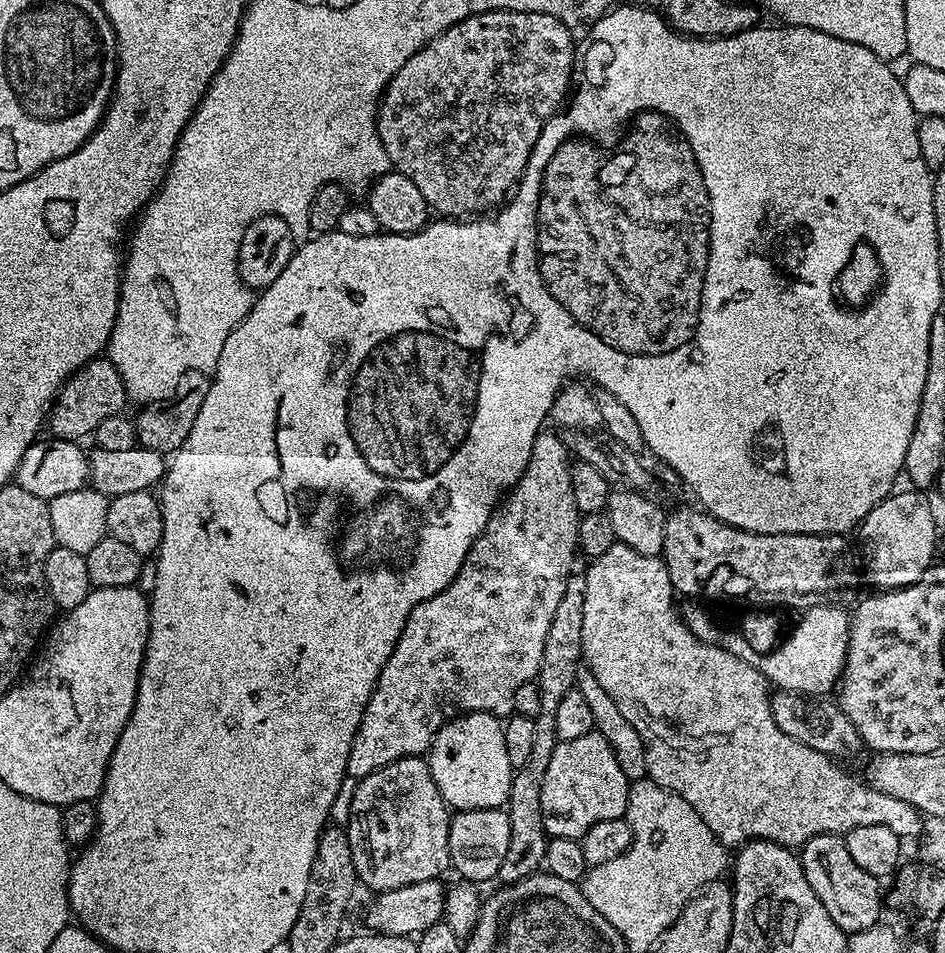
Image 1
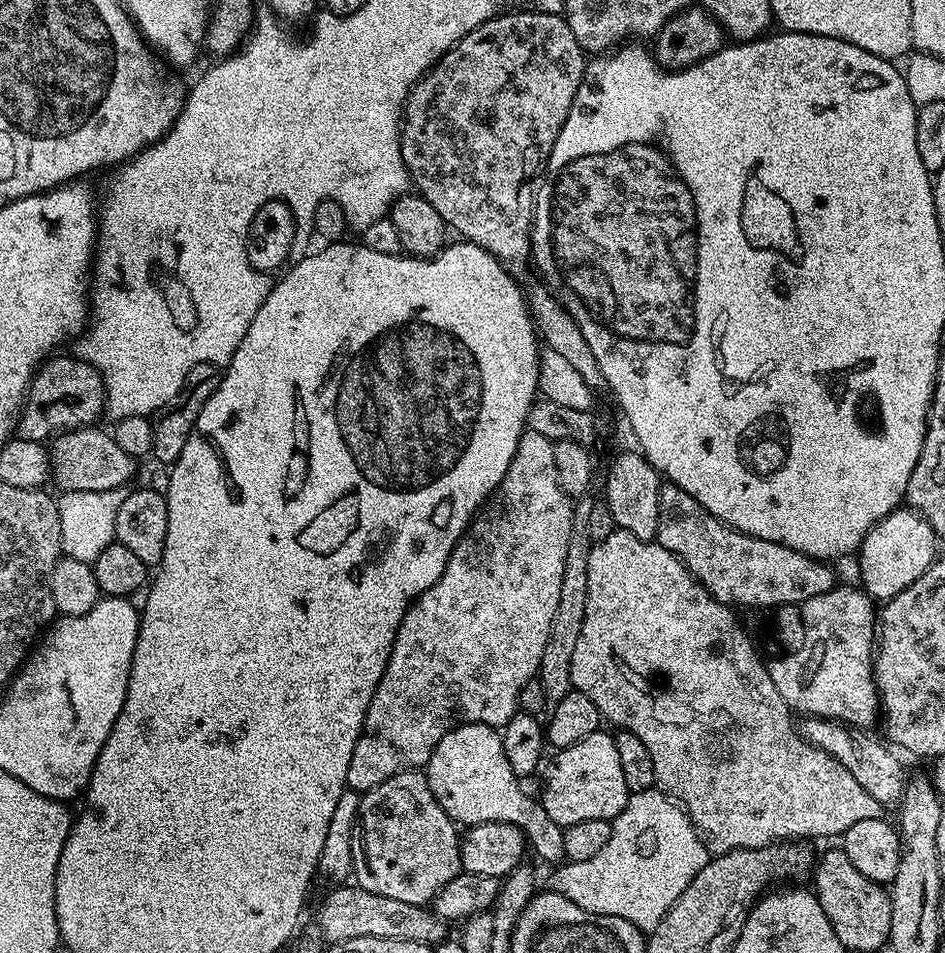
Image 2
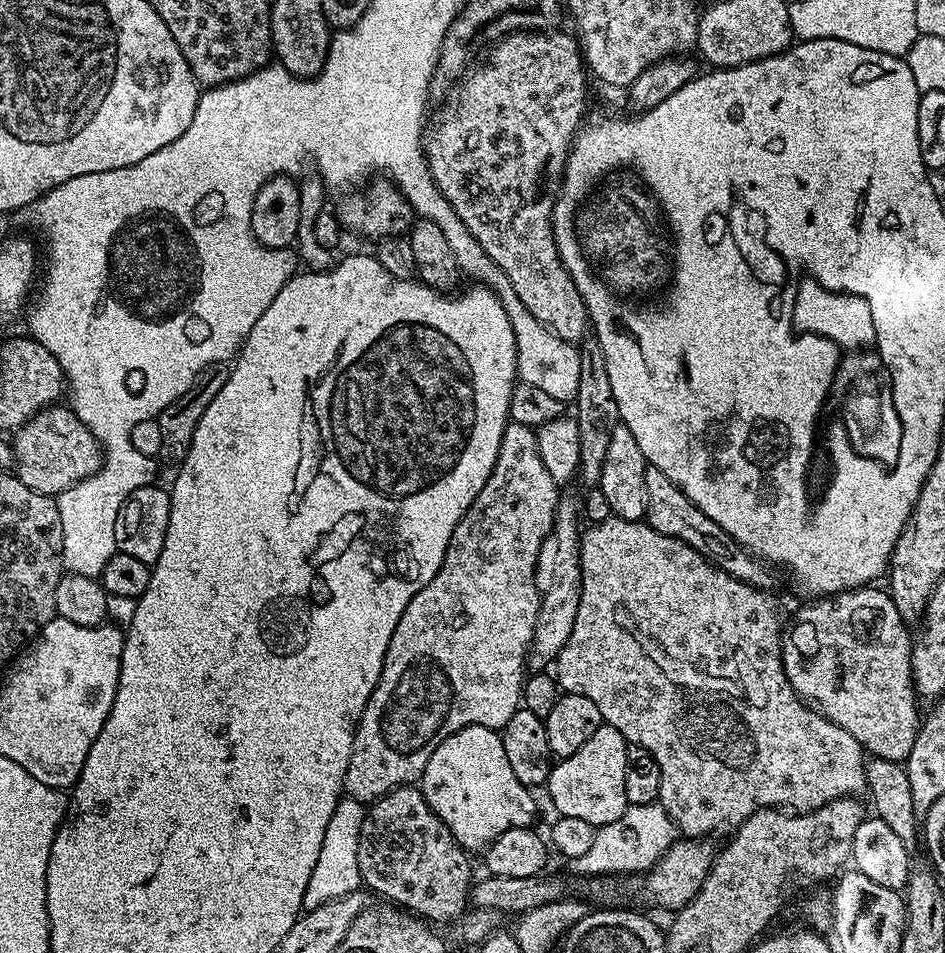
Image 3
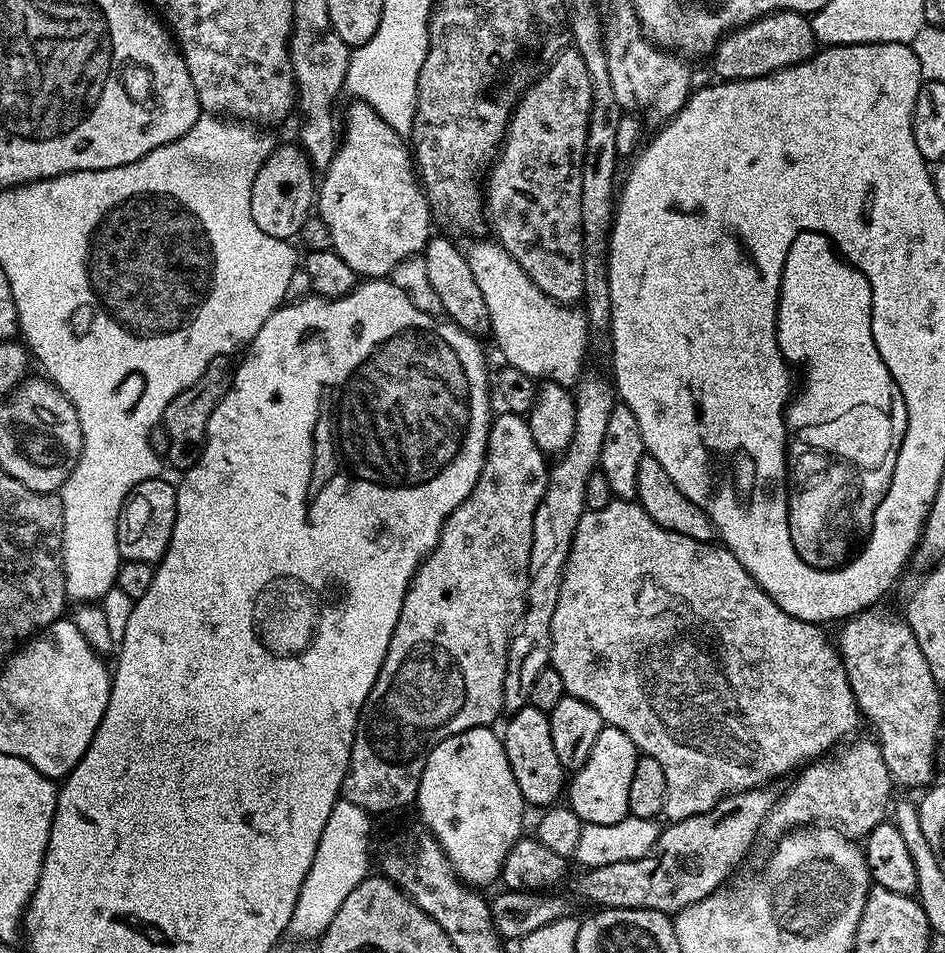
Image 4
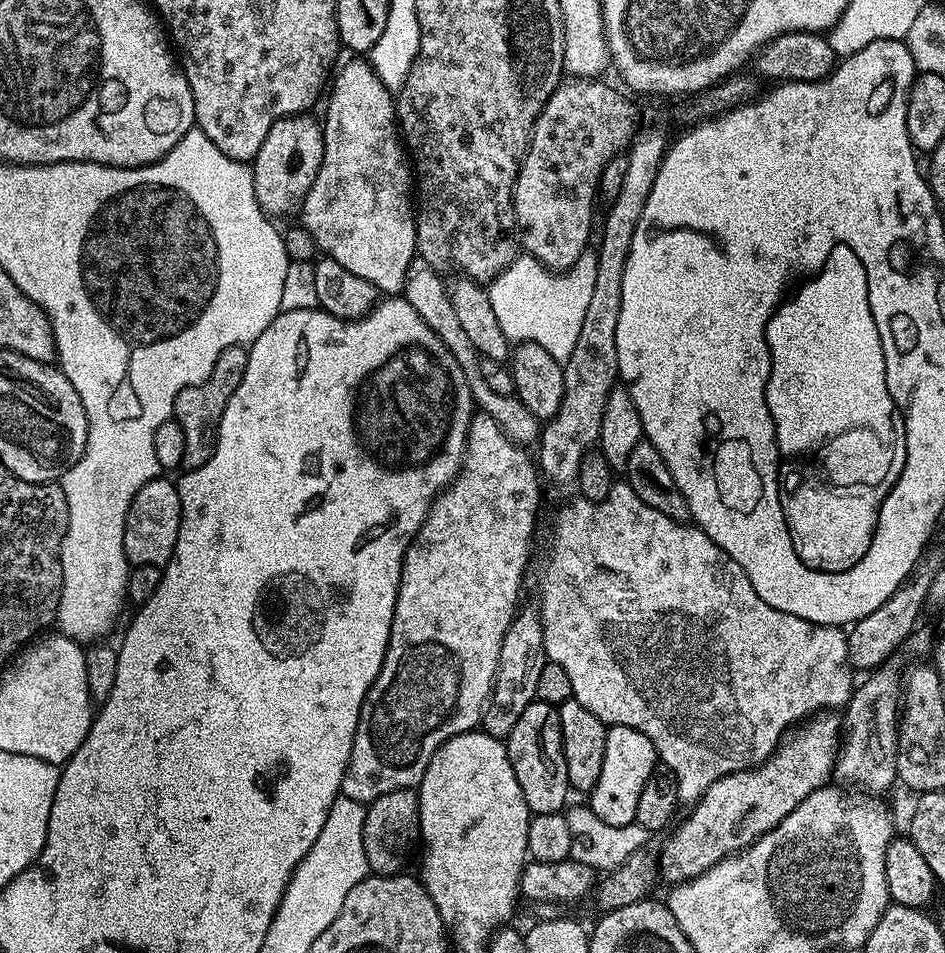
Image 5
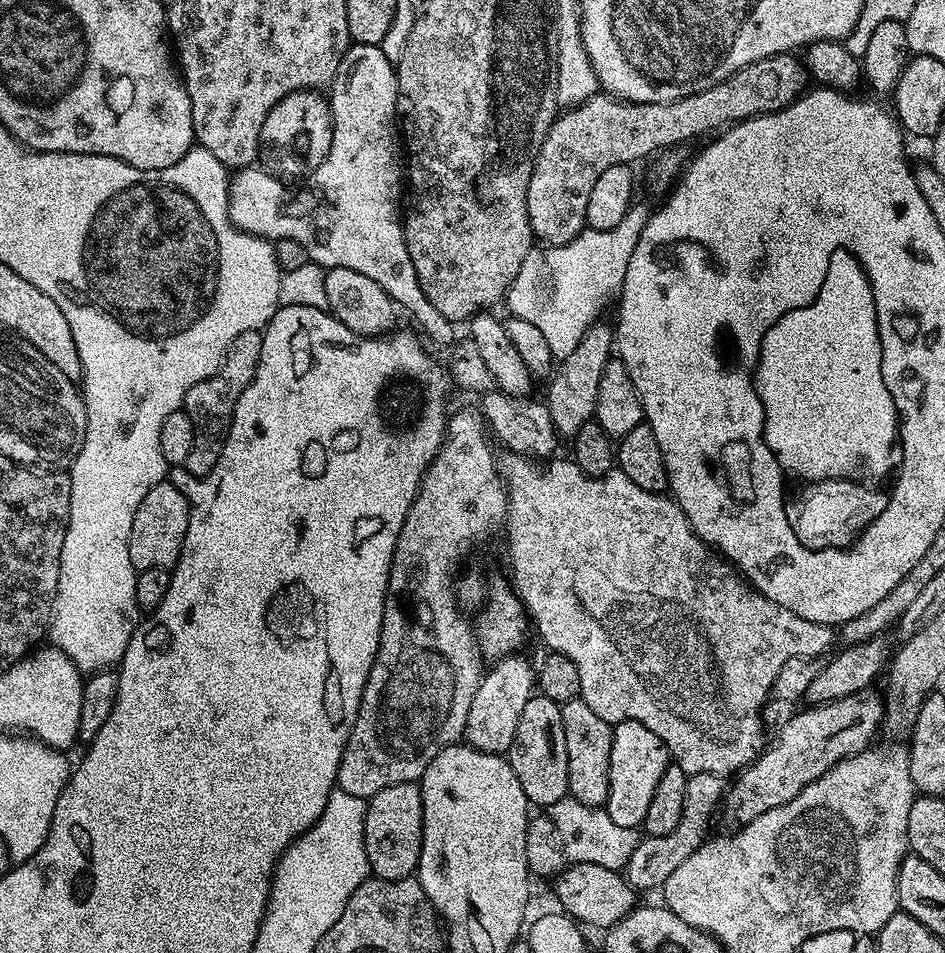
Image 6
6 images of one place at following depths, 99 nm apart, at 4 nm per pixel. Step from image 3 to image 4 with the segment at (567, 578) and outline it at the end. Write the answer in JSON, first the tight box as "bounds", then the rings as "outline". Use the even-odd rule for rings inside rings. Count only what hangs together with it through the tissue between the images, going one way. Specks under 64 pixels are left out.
{"bounds":[504,375,618,714],"outline":[[[581,375],[574,388],[576,398],[576,417],[574,418],[574,438],[570,438],[570,446],[555,457],[554,463],[548,469],[548,485],[544,491],[542,502],[534,514],[534,530],[530,546],[530,562],[528,563],[528,597],[524,603],[524,615],[518,621],[518,627],[513,631],[508,642],[508,665],[506,666],[506,682],[504,683],[504,712],[511,714],[529,707],[530,689],[542,670],[549,667],[552,658],[552,623],[554,610],[558,606],[558,590],[562,586],[564,567],[574,542],[574,534],[578,530],[578,522],[584,513],[586,502],[586,482],[590,474],[597,472],[602,454],[602,441],[606,438],[606,422],[610,422],[610,410],[618,402],[614,384],[607,375]]]}

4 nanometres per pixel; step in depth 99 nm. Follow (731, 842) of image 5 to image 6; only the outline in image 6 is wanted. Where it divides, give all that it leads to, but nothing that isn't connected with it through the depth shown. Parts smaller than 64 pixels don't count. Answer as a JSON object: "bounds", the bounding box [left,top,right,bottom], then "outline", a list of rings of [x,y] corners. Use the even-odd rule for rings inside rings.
{"bounds":[722,688,885,826],"outline":[[[872,688],[855,692],[854,695],[848,695],[846,698],[835,700],[832,703],[807,707],[806,711],[804,709],[797,711],[790,722],[779,729],[776,742],[770,748],[765,747],[756,759],[733,779],[737,780],[733,784],[731,781],[727,785],[722,801],[722,816],[724,812],[725,822],[736,824],[732,826],[743,826],[754,818],[766,814],[766,810],[774,810],[778,806],[798,798],[798,794],[802,794],[802,790],[806,790],[806,786],[810,786],[810,782],[822,778],[822,774],[829,772],[839,760],[844,760],[854,753],[863,752],[869,747],[873,743],[872,736],[880,724],[882,726],[885,714],[883,697]]]}

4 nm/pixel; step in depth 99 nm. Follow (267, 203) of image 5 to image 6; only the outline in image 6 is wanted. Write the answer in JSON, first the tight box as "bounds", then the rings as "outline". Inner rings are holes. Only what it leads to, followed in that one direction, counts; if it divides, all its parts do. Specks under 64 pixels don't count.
{"bounds":[260,90,332,178],"outline":[[[316,90],[289,92],[266,114],[260,131],[260,151],[267,171],[280,178],[307,177],[324,161],[332,141],[332,110],[329,101],[320,96]]]}

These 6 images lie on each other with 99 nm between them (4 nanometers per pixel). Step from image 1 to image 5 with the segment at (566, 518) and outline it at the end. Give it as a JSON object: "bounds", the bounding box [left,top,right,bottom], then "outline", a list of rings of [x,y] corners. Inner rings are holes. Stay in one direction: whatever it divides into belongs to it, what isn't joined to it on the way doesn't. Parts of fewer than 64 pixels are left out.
{"bounds":[342,410,542,802],"outline":[[[480,410],[473,415],[472,425],[468,431],[468,449],[464,451],[464,466],[461,468],[460,473],[454,477],[451,484],[444,489],[443,492],[437,496],[435,502],[432,503],[432,509],[428,512],[428,517],[422,522],[422,526],[418,530],[416,539],[413,540],[412,544],[406,550],[404,555],[404,561],[402,562],[402,574],[400,575],[400,589],[398,590],[398,598],[396,599],[396,605],[394,606],[394,618],[392,619],[392,625],[390,626],[390,638],[388,639],[388,649],[384,655],[384,661],[382,662],[382,670],[378,674],[376,681],[370,686],[370,690],[366,694],[364,699],[364,705],[360,711],[360,717],[358,718],[358,726],[356,727],[356,733],[354,734],[354,746],[352,747],[352,753],[350,754],[350,762],[348,763],[348,773],[344,776],[344,787],[342,789],[343,795],[350,796],[355,800],[361,802],[371,802],[379,798],[380,795],[386,794],[388,791],[396,791],[399,788],[411,788],[415,789],[419,785],[420,779],[424,777],[424,771],[426,766],[430,762],[430,758],[434,758],[434,754],[448,741],[452,736],[457,736],[463,732],[471,732],[483,721],[484,709],[488,707],[488,701],[492,699],[492,687],[496,681],[496,671],[498,670],[498,662],[500,661],[500,655],[502,654],[502,638],[506,634],[506,630],[510,626],[510,622],[516,616],[518,611],[518,605],[521,603],[520,600],[520,587],[524,584],[524,567],[528,564],[528,555],[532,552],[532,535],[536,532],[536,511],[540,508],[540,480],[542,484],[542,476],[538,471],[538,464],[535,459],[532,460],[528,457],[529,449],[521,446],[512,439],[508,433],[502,430],[502,426],[497,422],[491,414],[486,411]]]}

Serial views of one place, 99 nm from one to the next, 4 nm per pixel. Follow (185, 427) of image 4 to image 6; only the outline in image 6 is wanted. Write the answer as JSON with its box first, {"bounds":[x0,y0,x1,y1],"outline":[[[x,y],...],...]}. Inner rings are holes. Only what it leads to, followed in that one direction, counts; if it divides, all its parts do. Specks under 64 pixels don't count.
{"bounds":[182,330,263,478],"outline":[[[246,330],[242,334],[238,334],[238,338],[234,338],[234,342],[228,348],[224,365],[210,378],[190,386],[190,390],[186,394],[182,408],[187,412],[190,422],[194,422],[196,429],[194,430],[194,446],[190,446],[190,455],[186,457],[183,466],[197,478],[206,475],[220,456],[221,433],[208,432],[208,428],[214,427],[215,424],[222,423],[221,425],[223,425],[225,422],[231,421],[232,412],[236,408],[242,390],[246,390],[248,383],[256,377],[256,367],[262,354],[263,337],[263,331]]]}

